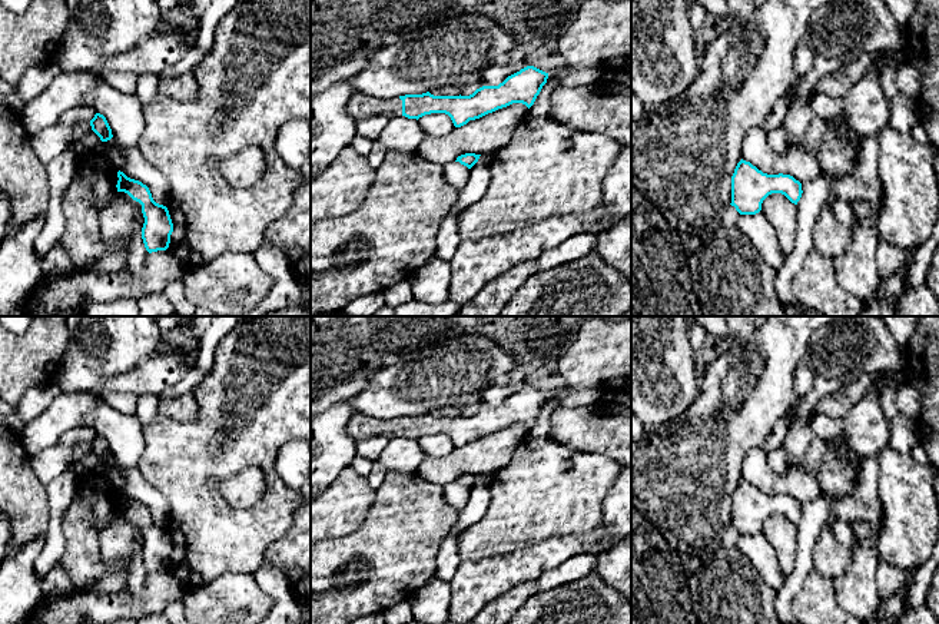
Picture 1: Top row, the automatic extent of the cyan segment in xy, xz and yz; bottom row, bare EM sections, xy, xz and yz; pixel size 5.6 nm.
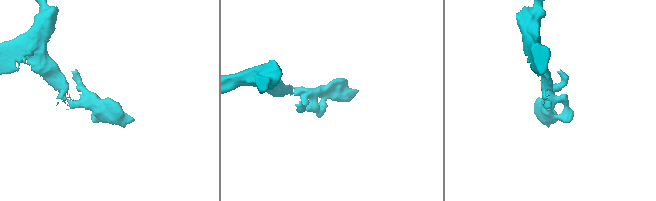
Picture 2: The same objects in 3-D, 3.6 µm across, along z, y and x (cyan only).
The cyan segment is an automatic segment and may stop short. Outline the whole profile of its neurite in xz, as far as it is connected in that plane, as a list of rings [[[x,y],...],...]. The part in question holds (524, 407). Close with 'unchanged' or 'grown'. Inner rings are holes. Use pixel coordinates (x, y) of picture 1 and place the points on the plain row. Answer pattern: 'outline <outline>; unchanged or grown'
outline [[[527,386],[508,396],[498,406],[482,406],[470,416],[434,416],[429,412],[422,415],[405,415],[388,421],[378,421],[354,412],[348,421],[349,437],[358,442],[372,437],[405,437],[419,439],[431,434],[445,434],[455,448],[467,445],[512,424],[522,424],[528,429],[534,425],[548,394]]]; grown

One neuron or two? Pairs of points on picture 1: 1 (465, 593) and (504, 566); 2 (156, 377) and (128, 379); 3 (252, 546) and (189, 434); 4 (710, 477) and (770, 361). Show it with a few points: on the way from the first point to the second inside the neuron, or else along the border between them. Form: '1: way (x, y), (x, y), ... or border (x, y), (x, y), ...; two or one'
1: way (475, 584), (494, 576); one
2: way (149, 377), (135, 379); one
3: way (225, 518), (189, 483), (189, 461); one
4: way (710, 448), (730, 410), (750, 390); one

